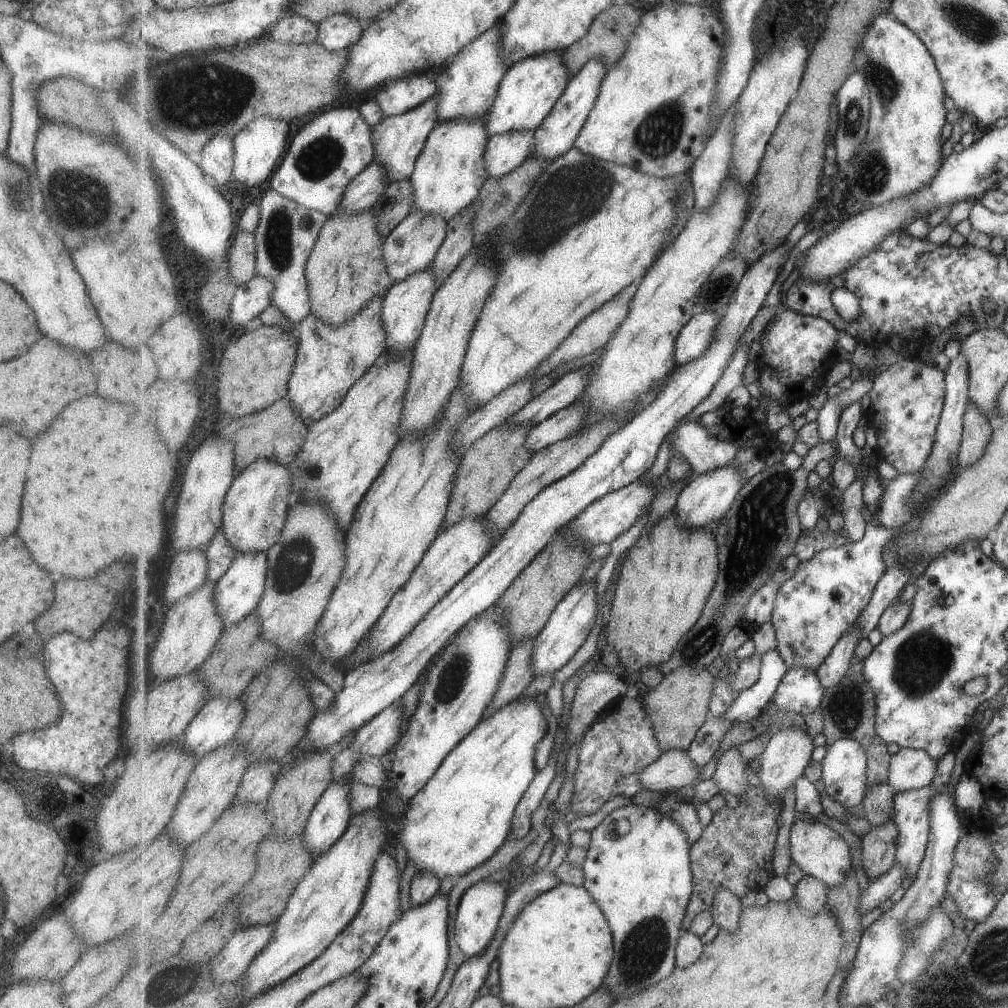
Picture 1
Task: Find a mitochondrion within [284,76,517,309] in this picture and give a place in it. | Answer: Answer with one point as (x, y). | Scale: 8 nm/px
(320, 158)

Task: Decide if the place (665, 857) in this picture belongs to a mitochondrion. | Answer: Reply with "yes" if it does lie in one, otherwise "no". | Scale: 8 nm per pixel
no

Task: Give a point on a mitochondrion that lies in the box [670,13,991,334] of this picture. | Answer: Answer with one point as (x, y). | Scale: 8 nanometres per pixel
(871, 174)

